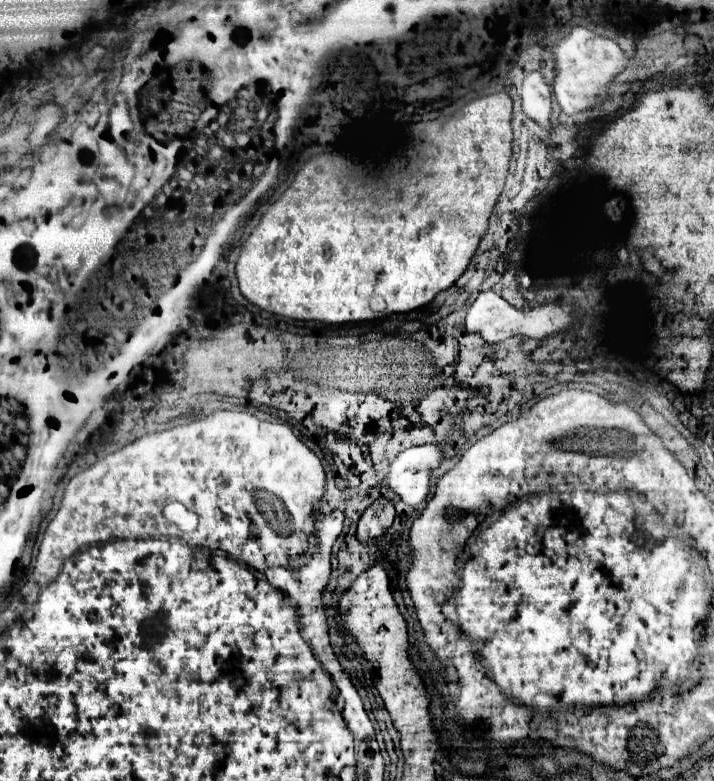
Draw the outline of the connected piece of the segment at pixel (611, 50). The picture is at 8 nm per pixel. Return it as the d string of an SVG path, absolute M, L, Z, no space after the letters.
M575 24L567 38L559 40L551 46L553 60L555 60L555 80L553 80L553 94L565 114L575 114L579 110L587 110L599 96L607 94L607 84L625 68L627 58L619 44L607 36L595 34L587 26Z

